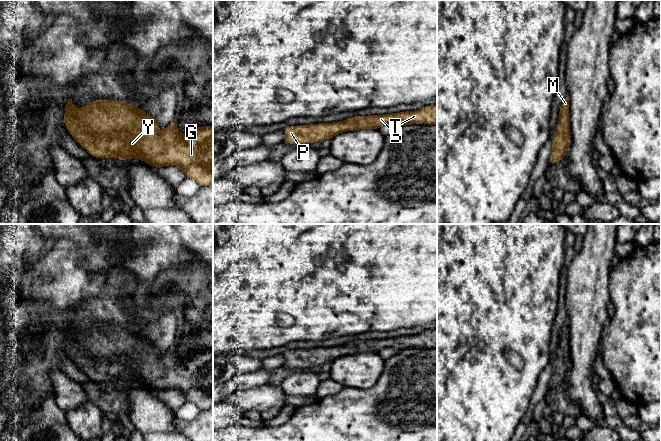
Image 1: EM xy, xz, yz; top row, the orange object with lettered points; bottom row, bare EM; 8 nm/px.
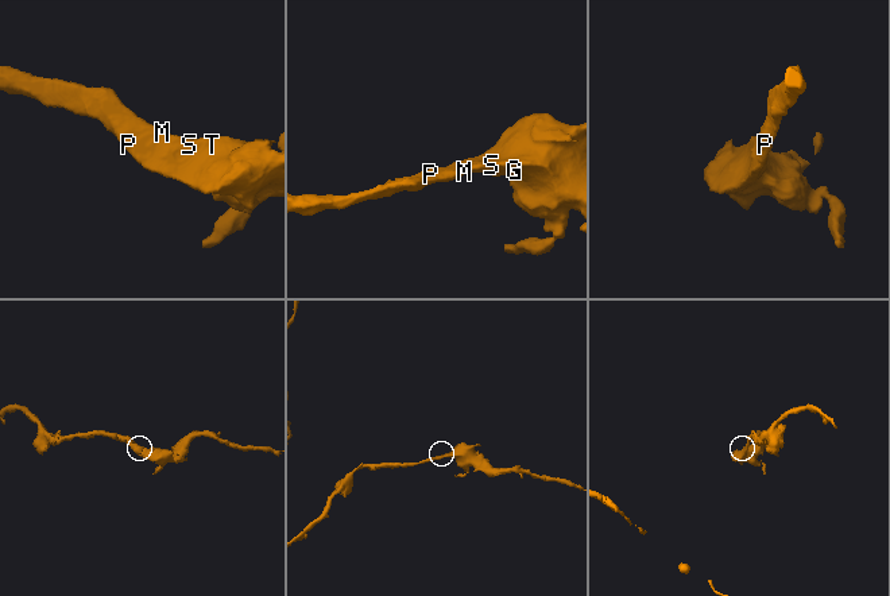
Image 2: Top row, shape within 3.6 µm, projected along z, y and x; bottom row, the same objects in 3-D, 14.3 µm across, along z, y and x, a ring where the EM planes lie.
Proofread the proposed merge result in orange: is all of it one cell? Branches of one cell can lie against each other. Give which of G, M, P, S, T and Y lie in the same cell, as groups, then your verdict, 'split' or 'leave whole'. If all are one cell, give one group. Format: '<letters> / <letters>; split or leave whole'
G M P S T Y; leave whole

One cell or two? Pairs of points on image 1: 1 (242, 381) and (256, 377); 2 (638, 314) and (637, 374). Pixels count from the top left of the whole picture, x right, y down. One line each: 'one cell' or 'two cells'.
1: one cell
2: one cell

